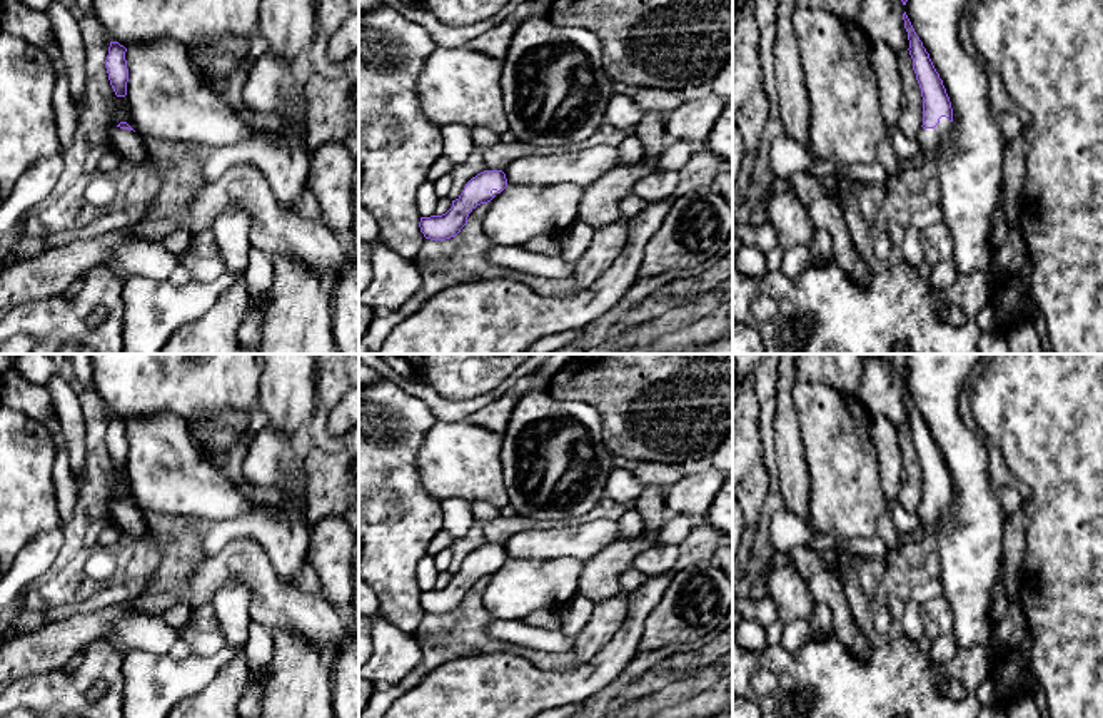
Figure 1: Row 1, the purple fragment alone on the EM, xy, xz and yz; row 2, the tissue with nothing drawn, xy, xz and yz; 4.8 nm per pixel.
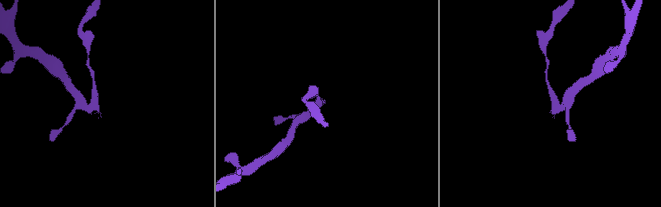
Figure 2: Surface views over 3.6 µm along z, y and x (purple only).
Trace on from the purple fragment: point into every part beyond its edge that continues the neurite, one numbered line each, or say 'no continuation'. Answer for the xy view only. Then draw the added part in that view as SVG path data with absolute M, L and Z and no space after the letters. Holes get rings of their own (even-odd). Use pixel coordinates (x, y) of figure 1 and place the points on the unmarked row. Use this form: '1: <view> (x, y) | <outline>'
1: xy (130, 520) | M113 503L108 518L115 523L117 529L130 538L142 538L149 534L145 514L140 508L128 503Z

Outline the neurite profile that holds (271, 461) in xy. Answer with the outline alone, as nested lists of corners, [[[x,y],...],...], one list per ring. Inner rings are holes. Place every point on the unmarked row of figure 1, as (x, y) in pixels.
[[[267,426],[255,436],[242,463],[242,473],[249,483],[279,488],[290,494],[297,506],[307,506],[304,458],[292,449],[282,431]]]

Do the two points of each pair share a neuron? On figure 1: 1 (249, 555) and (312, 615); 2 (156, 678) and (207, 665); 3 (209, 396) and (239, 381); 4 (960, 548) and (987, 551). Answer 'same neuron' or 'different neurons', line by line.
1: same neuron
2: same neuron
3: same neuron
4: same neuron

